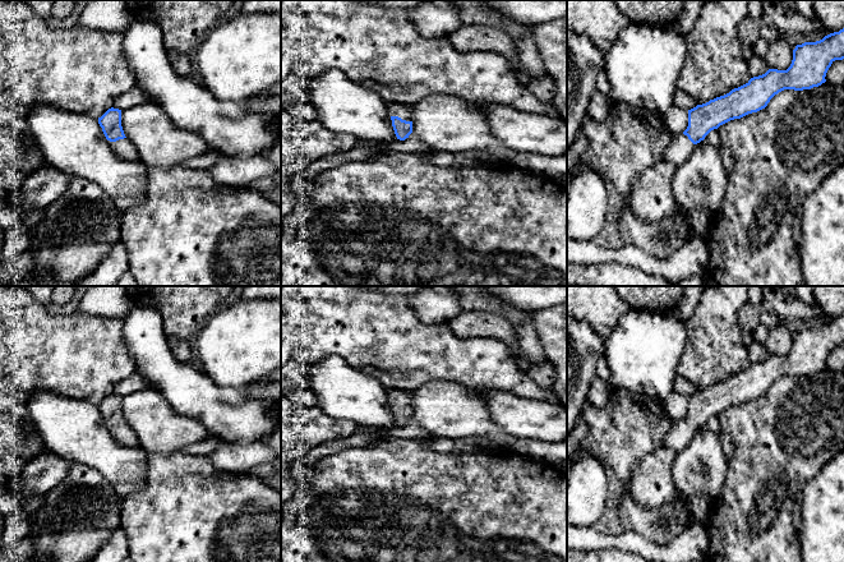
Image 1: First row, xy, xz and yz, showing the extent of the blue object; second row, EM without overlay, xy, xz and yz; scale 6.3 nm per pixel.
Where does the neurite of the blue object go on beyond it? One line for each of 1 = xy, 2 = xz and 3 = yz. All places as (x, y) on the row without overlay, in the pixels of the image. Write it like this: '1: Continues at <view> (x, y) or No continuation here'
1: Continues at xy (124, 434)
2: Continues at xz (404, 397)
3: Continues at yz (679, 436)

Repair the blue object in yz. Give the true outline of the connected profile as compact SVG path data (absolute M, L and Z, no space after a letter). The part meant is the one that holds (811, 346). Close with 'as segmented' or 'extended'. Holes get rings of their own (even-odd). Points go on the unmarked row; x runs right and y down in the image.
M844 314L830 319L816 328L797 331L793 336L793 346L787 356L769 355L765 360L751 364L746 370L732 376L729 379L697 391L688 396L688 413L683 419L673 420L672 428L664 438L664 447L683 451L691 442L693 433L720 411L757 399L767 392L770 386L784 376L803 377L818 373L826 368L825 363L835 346L844 345Z; extended

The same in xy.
M109 395L101 404L98 410L109 427L111 436L123 446L139 446L135 432L125 423L121 413L121 396Z; extended

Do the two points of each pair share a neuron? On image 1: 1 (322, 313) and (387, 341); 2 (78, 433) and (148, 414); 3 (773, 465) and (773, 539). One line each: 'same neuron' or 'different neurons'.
1: same neuron
2: different neurons
3: same neuron

